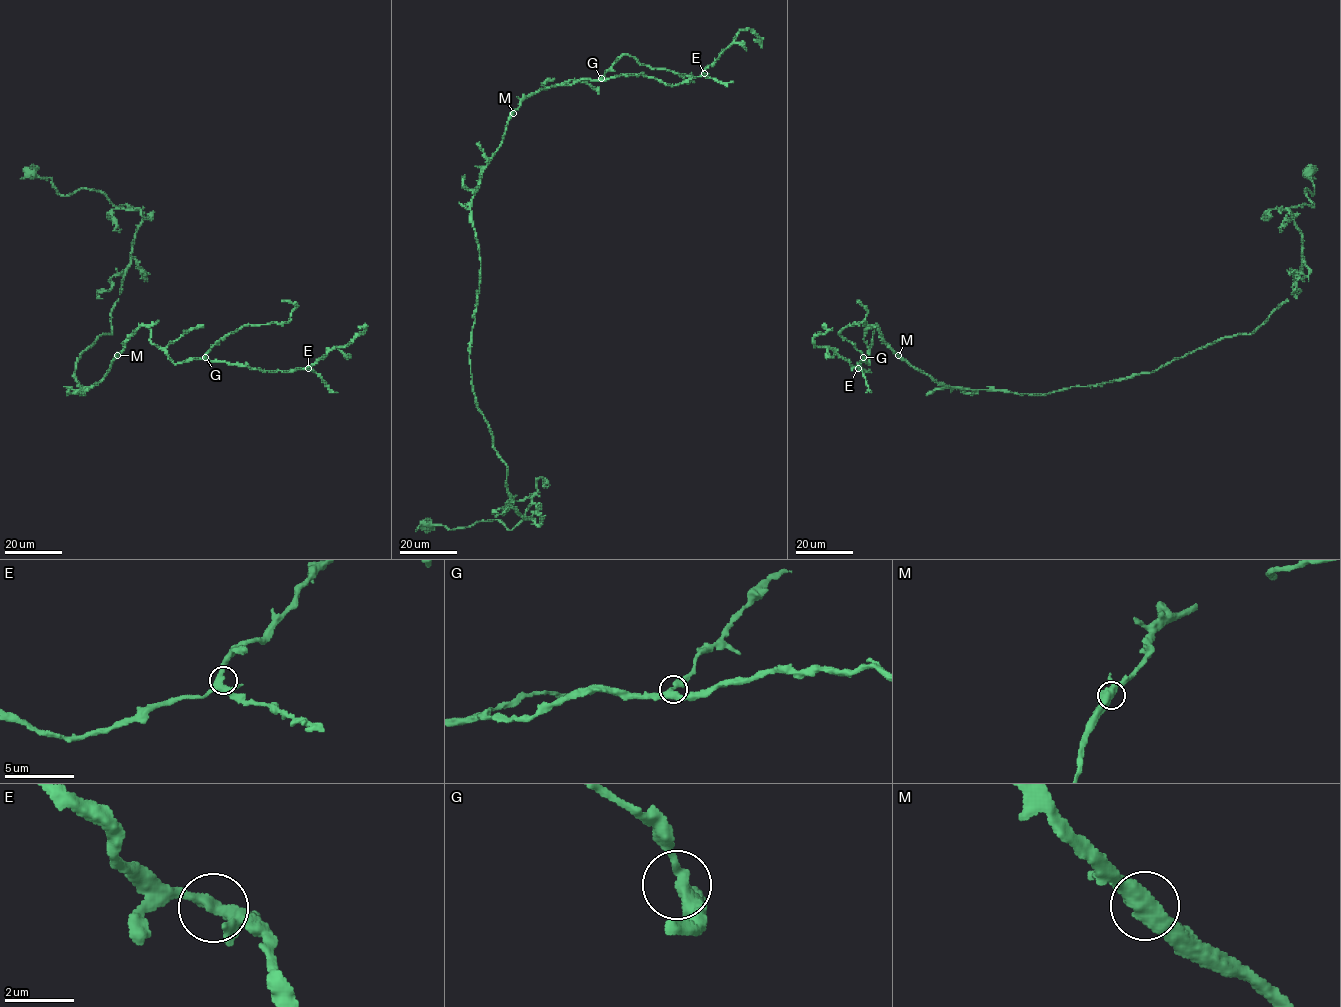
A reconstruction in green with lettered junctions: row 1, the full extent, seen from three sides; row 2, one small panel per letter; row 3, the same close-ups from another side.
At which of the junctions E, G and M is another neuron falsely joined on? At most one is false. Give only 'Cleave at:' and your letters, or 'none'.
Cleave at: none

